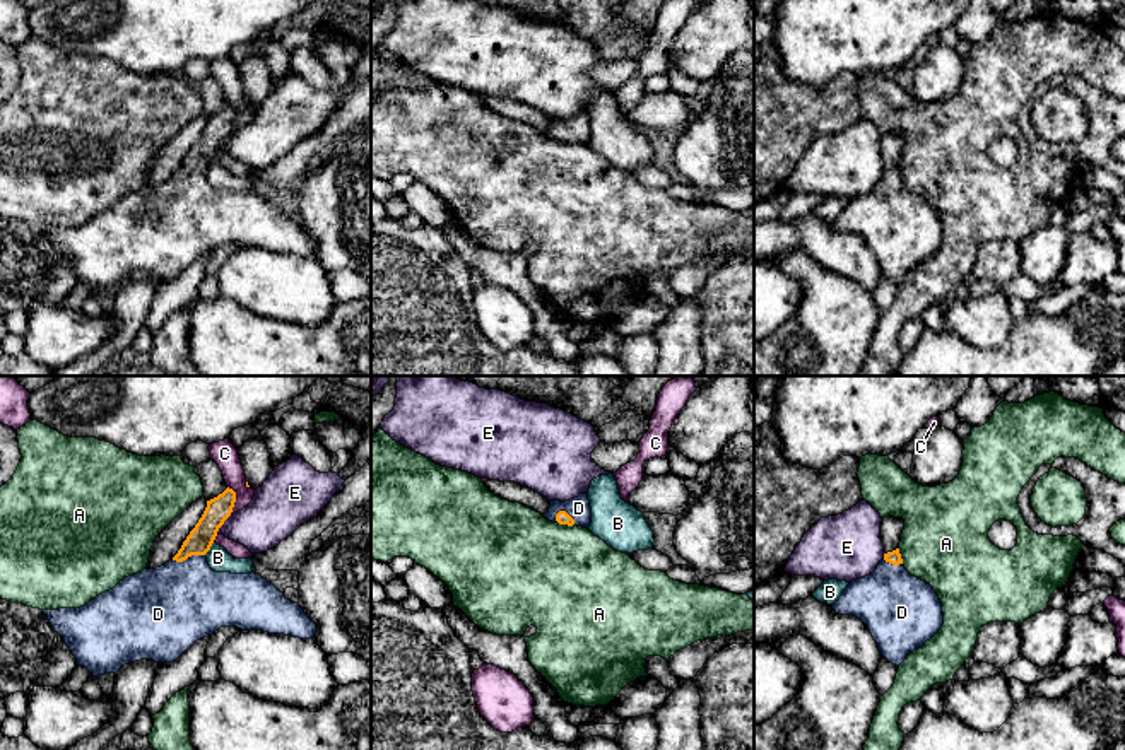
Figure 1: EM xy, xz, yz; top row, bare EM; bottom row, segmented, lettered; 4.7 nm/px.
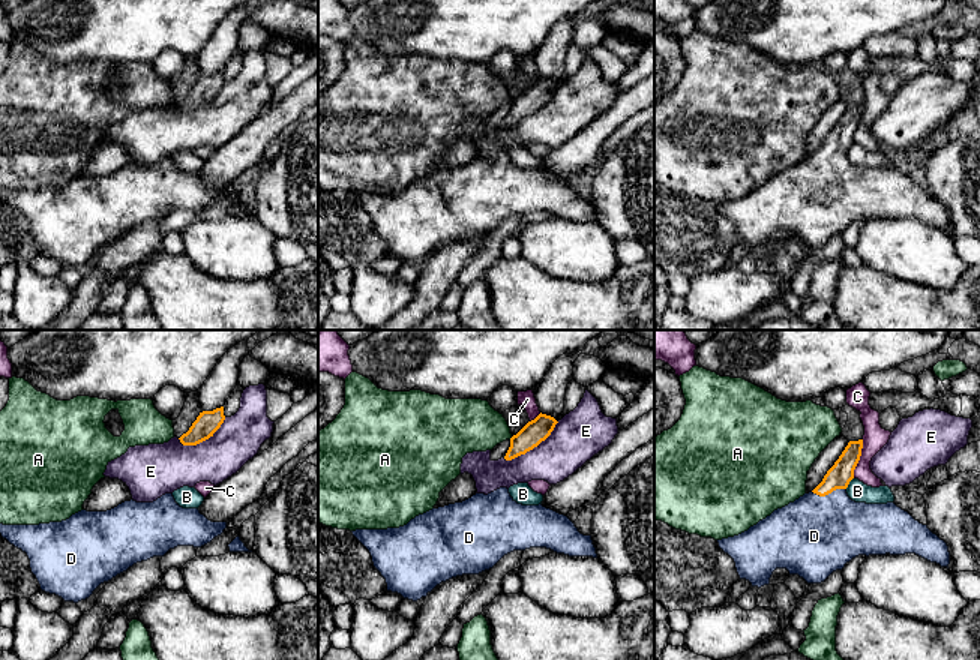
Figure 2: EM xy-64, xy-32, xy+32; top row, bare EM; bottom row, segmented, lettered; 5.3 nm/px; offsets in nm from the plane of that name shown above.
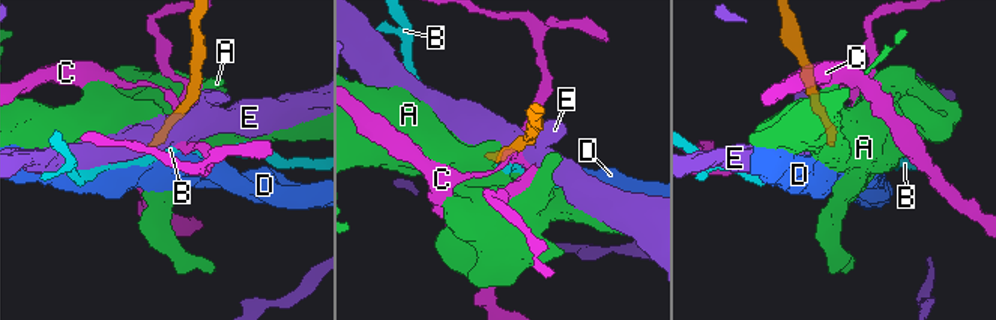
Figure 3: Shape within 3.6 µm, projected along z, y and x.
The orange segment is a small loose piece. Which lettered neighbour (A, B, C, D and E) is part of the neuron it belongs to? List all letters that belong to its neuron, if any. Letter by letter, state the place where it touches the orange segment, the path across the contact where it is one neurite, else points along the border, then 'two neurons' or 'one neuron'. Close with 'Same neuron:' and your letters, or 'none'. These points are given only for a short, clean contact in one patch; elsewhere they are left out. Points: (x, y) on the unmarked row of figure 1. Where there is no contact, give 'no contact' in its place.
A: contact xz (566, 140); border xz (558, 139), (573, 142); two neurons
B: contact xy (209, 166); border xy (212, 159), (204, 171); two neurons
C: contact xy (235, 118); border xy (228, 103), (235, 110), (231, 132); two neurons
D: contact xy (187, 175); way xy (200, 156), (187, 175), (187, 204), (171, 224); one neuron
E: contact xy (223, 140); two neurons
Same neuron: D

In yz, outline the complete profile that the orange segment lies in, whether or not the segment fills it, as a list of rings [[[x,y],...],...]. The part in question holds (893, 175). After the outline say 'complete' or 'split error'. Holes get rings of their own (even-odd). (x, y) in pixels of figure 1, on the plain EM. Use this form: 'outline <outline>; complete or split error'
outline [[[899,166],[884,171],[872,191],[851,198],[833,227],[860,236],[881,272],[896,284],[944,241],[937,210],[904,186]]]; split error

